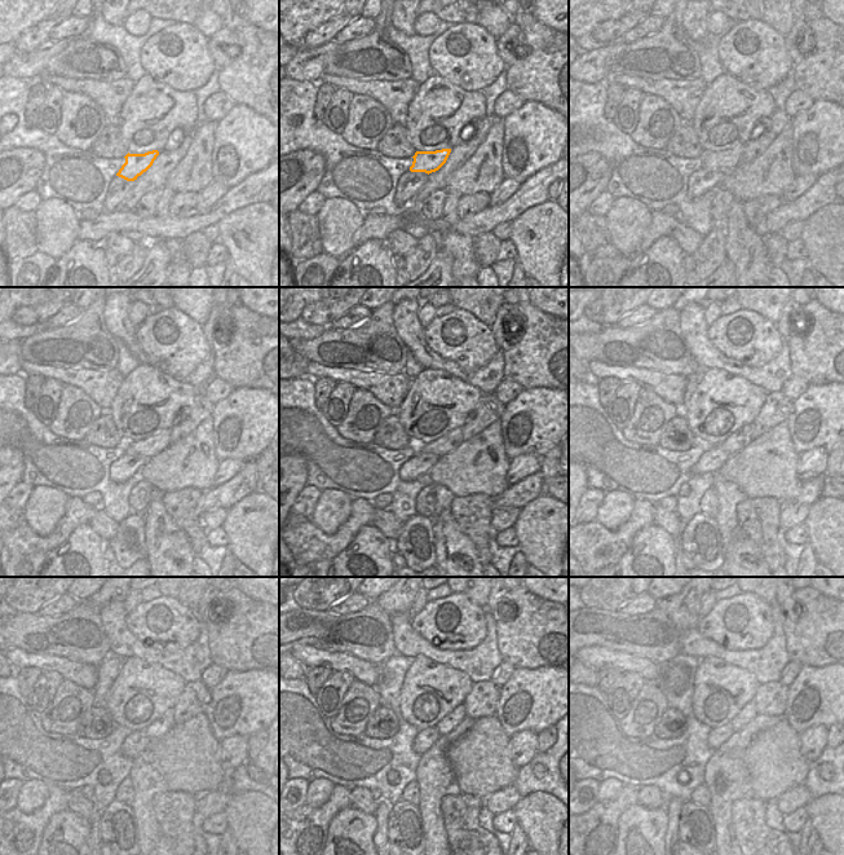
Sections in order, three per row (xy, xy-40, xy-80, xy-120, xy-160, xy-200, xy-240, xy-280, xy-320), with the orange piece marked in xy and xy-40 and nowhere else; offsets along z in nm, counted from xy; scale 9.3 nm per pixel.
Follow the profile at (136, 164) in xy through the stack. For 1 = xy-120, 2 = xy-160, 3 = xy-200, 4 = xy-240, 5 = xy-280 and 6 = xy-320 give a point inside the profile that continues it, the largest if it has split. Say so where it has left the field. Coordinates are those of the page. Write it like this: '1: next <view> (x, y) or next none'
1: next xy-120 (147, 448)
2: next xy-160 (451, 440)
3: next xy-200 (737, 441)
4: next xy-240 (158, 728)
5: next xy-280 (456, 715)
6: next xy-320 (749, 712)

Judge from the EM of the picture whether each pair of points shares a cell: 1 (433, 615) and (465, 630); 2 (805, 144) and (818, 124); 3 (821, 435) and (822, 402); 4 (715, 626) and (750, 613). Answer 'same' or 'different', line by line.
1: same
2: same
3: same
4: same

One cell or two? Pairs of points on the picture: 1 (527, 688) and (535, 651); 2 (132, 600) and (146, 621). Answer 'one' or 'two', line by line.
1: two
2: two

